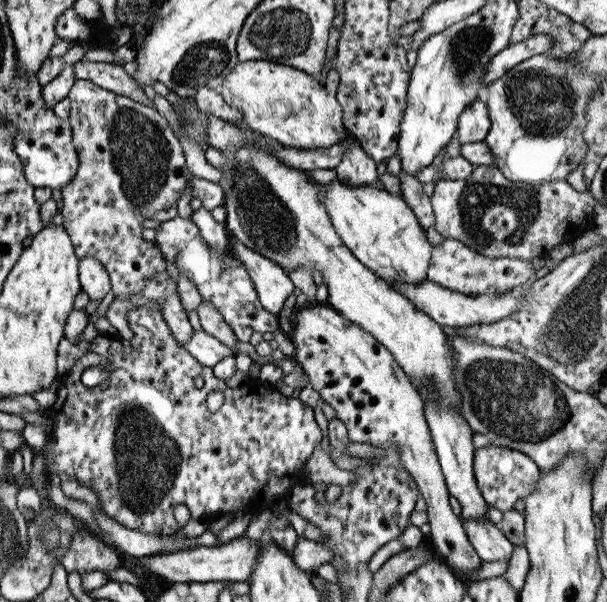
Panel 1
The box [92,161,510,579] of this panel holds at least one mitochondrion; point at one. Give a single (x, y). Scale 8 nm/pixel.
(145, 457)

